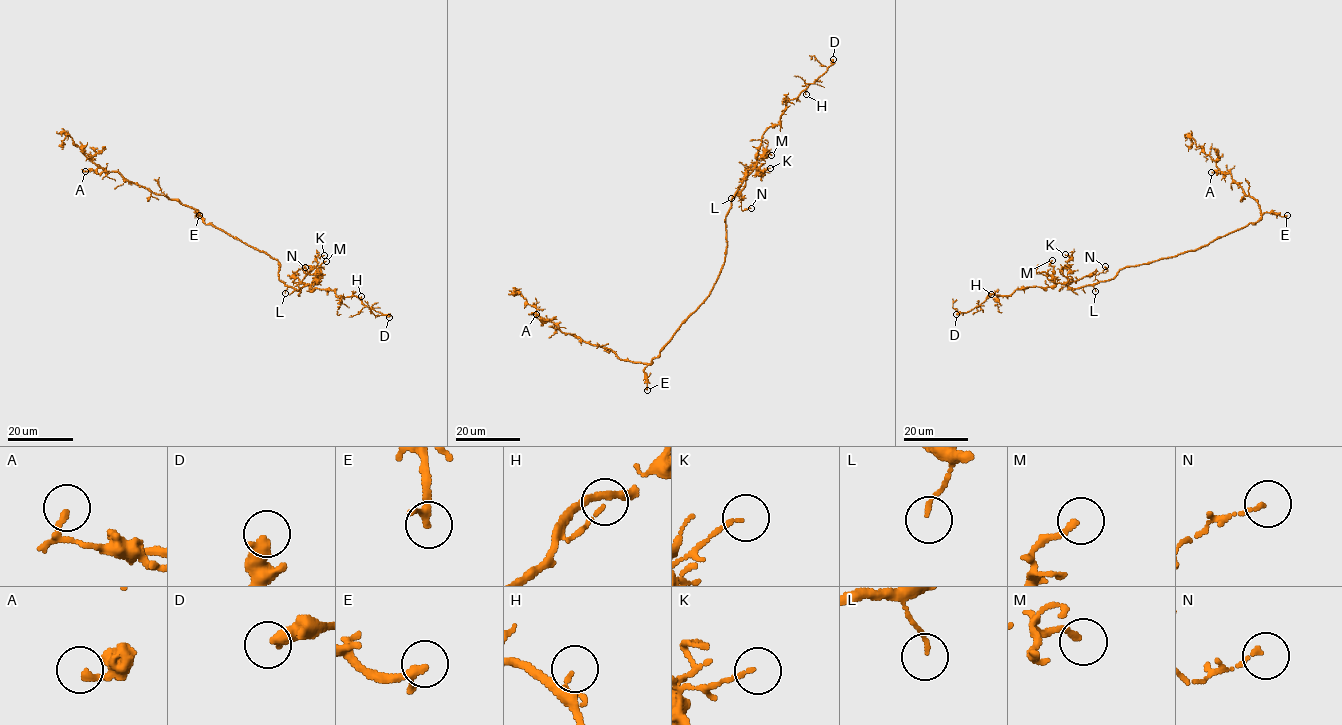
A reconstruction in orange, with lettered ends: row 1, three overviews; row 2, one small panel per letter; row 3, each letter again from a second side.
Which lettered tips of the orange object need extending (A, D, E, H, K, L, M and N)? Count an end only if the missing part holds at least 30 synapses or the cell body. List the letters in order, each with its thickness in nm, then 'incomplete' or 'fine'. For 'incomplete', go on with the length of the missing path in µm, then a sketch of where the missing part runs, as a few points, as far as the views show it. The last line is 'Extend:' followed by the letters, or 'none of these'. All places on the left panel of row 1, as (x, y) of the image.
A: 140 nm | fine
D: 420 nm | fine
E: 280 nm | incomplete | 15 µm
H: 90 nm | fine
K: 110 nm | fine
L: 120 nm | fine
M: 180 nm | fine
N: 130 nm | fine
Extend: E

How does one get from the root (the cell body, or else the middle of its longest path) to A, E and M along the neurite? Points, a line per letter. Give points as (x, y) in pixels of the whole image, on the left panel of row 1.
A: (267, 254), (212, 223), (206, 224), (194, 209), (131, 183), (117, 172), (107, 172), (102, 168), (85, 171)
E: (267, 254), (212, 223), (206, 224), (199, 215)
M: (267, 254), (280, 264), (278, 278), (295, 290), (313, 285), (321, 264), (326, 261)

